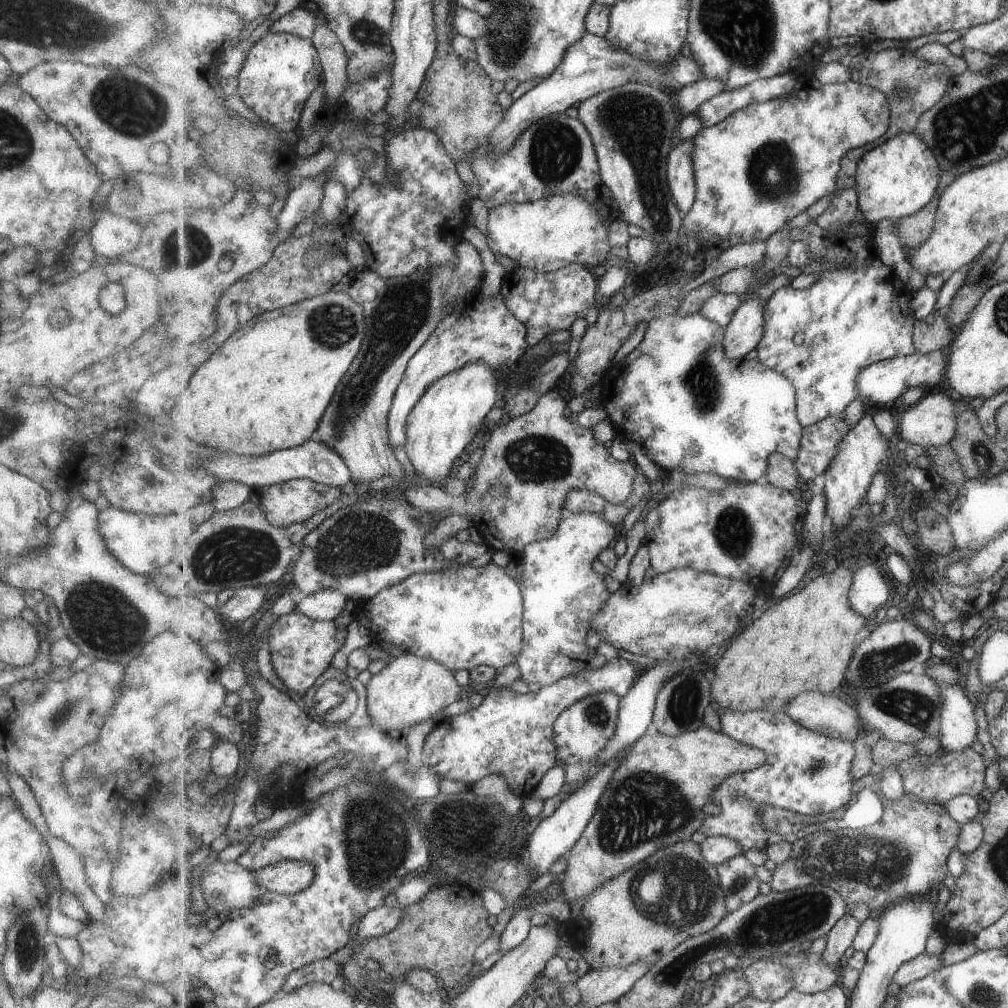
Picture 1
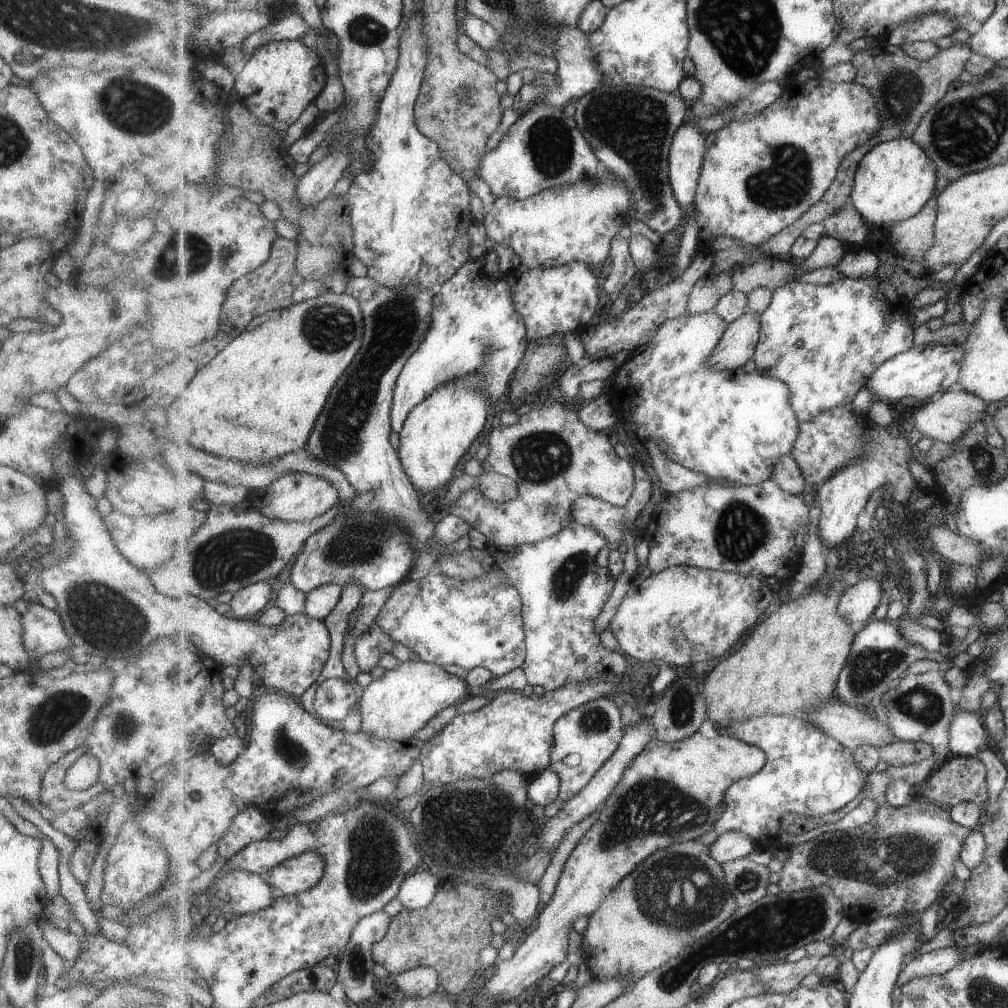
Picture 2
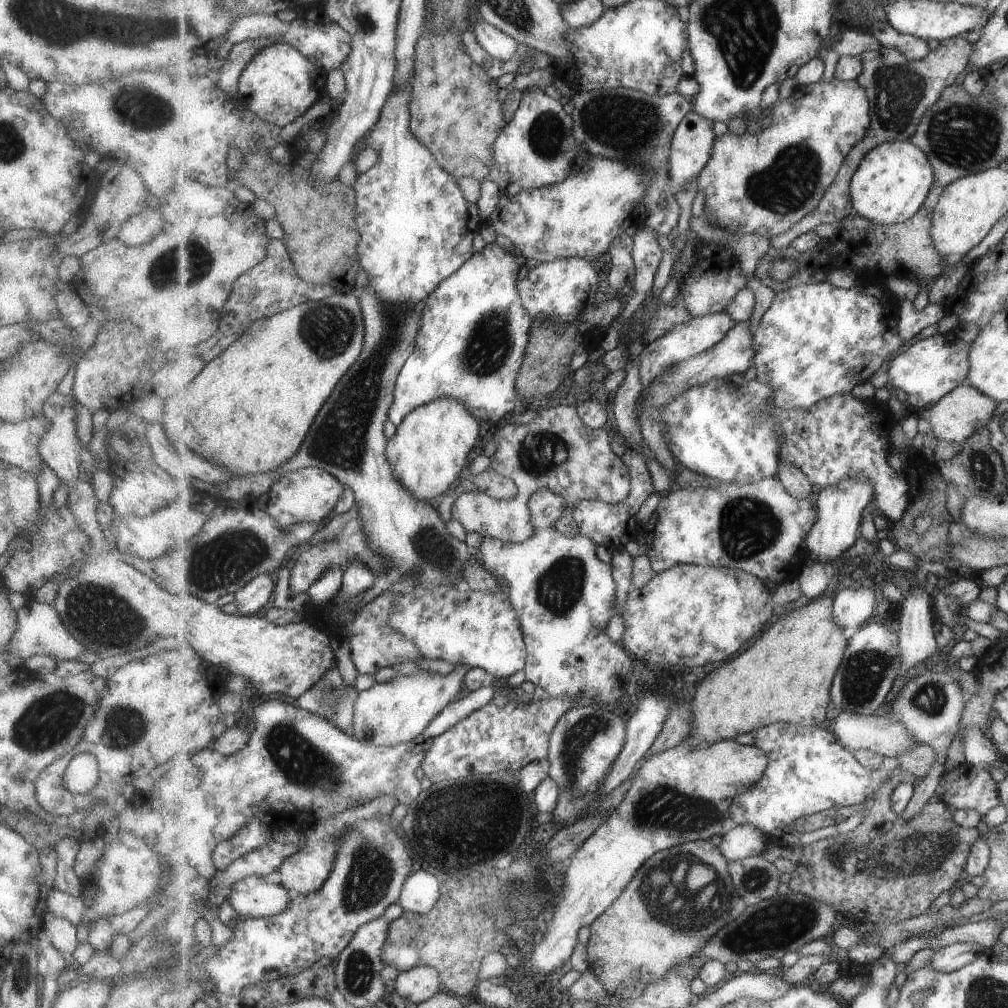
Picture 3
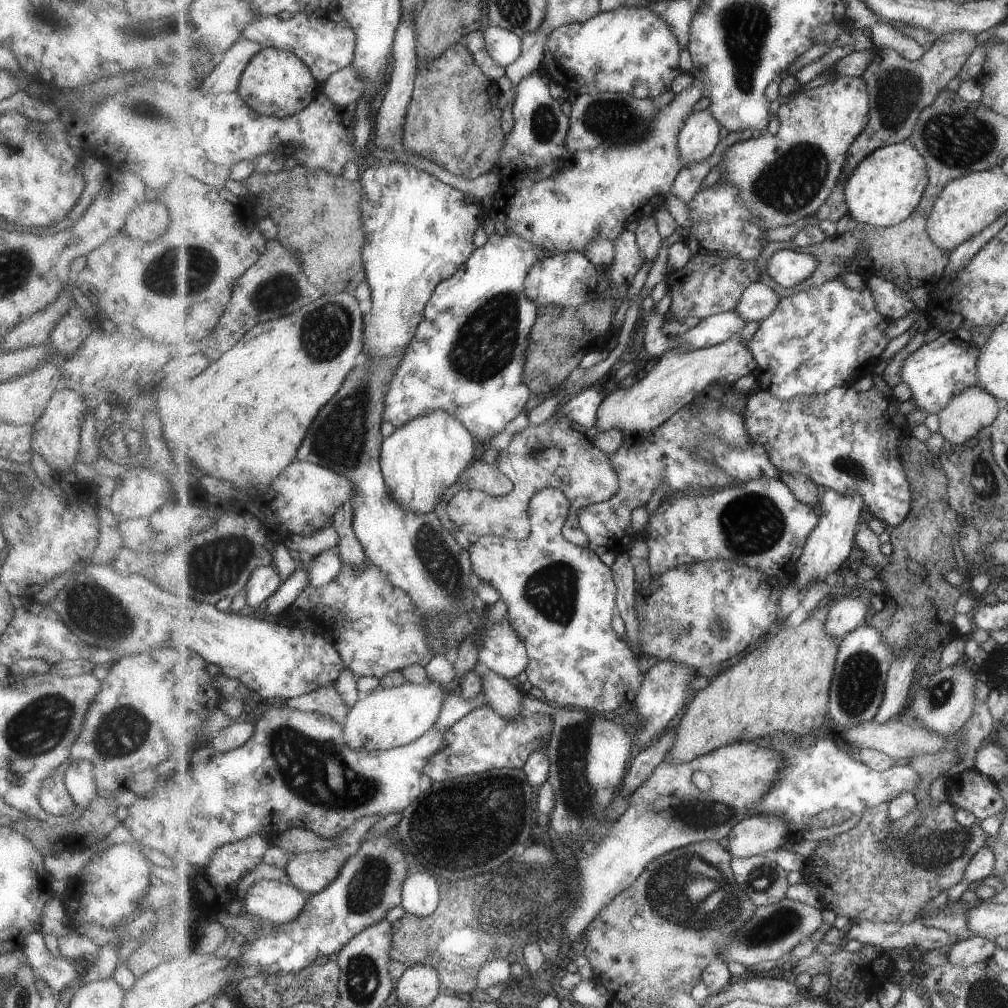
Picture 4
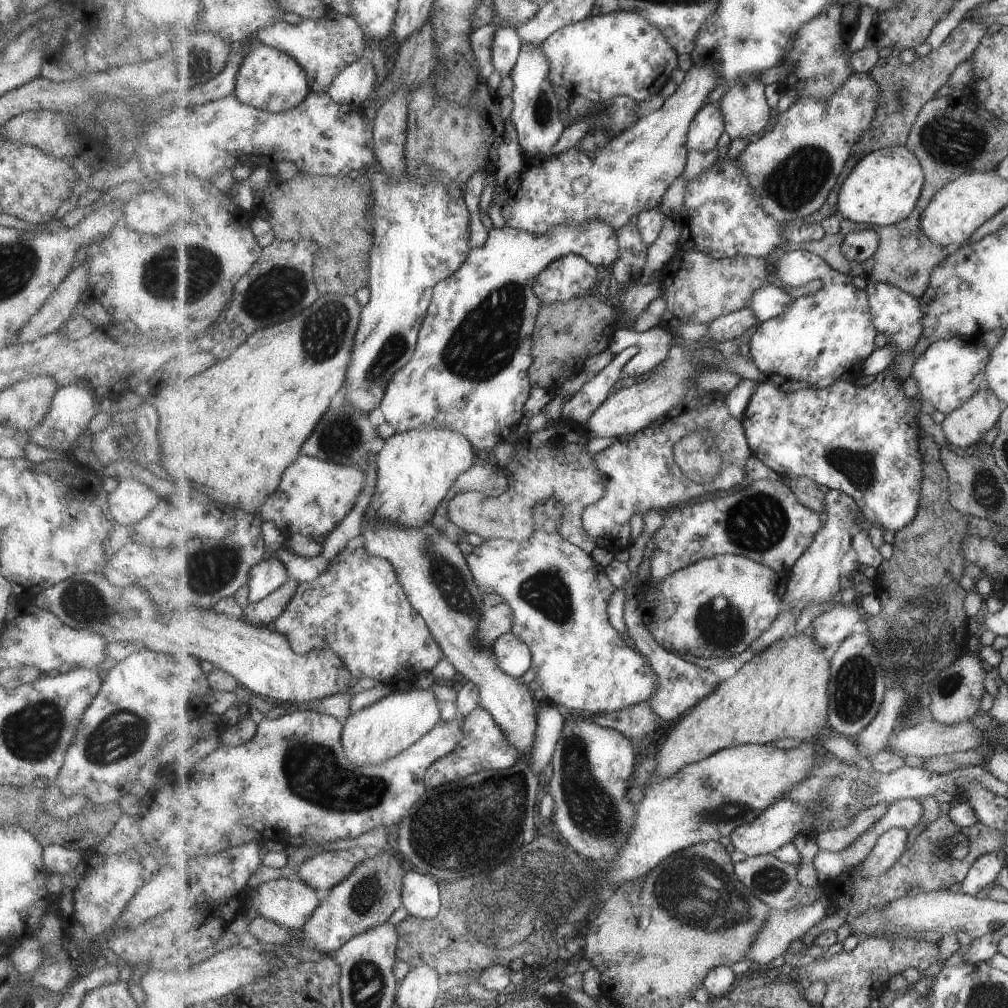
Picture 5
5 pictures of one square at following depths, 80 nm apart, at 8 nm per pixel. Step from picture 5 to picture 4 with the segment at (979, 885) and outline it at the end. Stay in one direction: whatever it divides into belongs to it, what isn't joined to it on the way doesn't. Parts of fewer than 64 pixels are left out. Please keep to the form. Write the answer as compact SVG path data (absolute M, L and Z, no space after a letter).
M990 845L983 847L975 856L974 860L969 862L965 876L959 884L955 884L953 888L949 888L947 892L947 900L957 901L963 896L963 892L973 890L977 885L981 884L989 876L993 876L996 869L996 854Z

